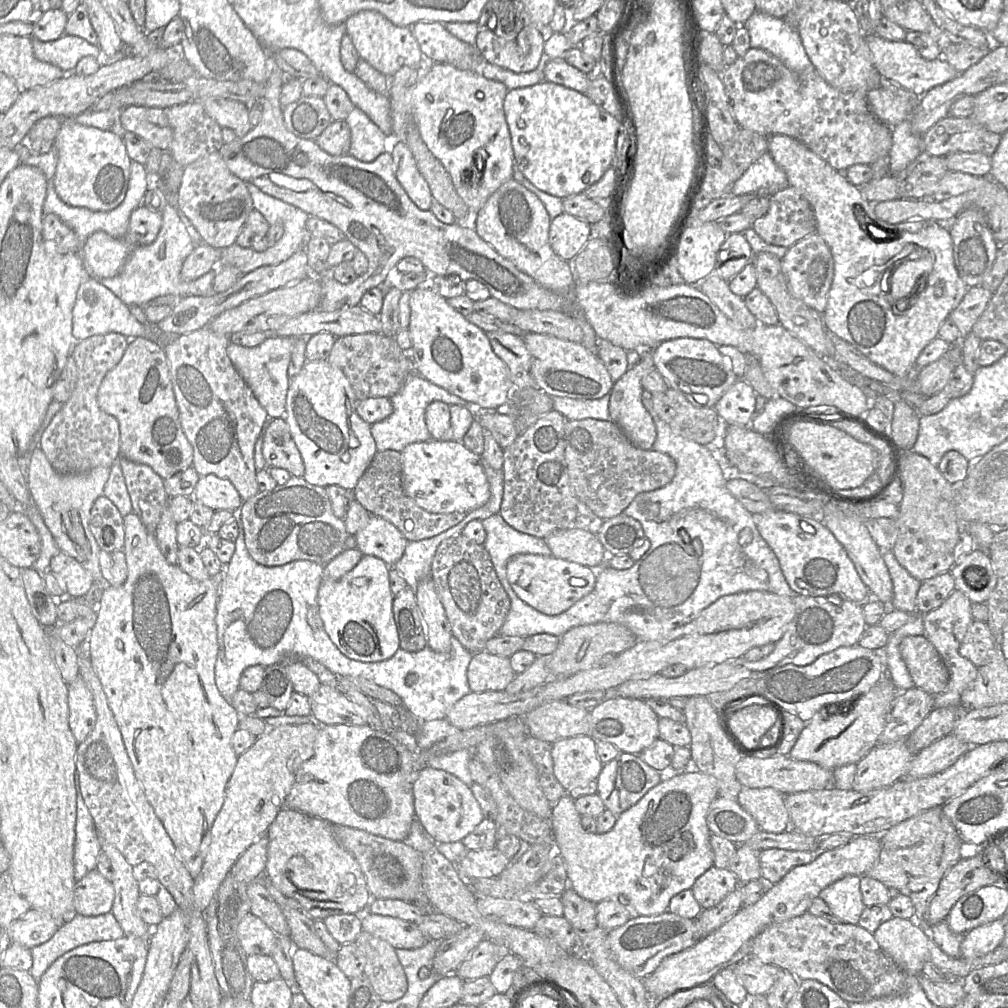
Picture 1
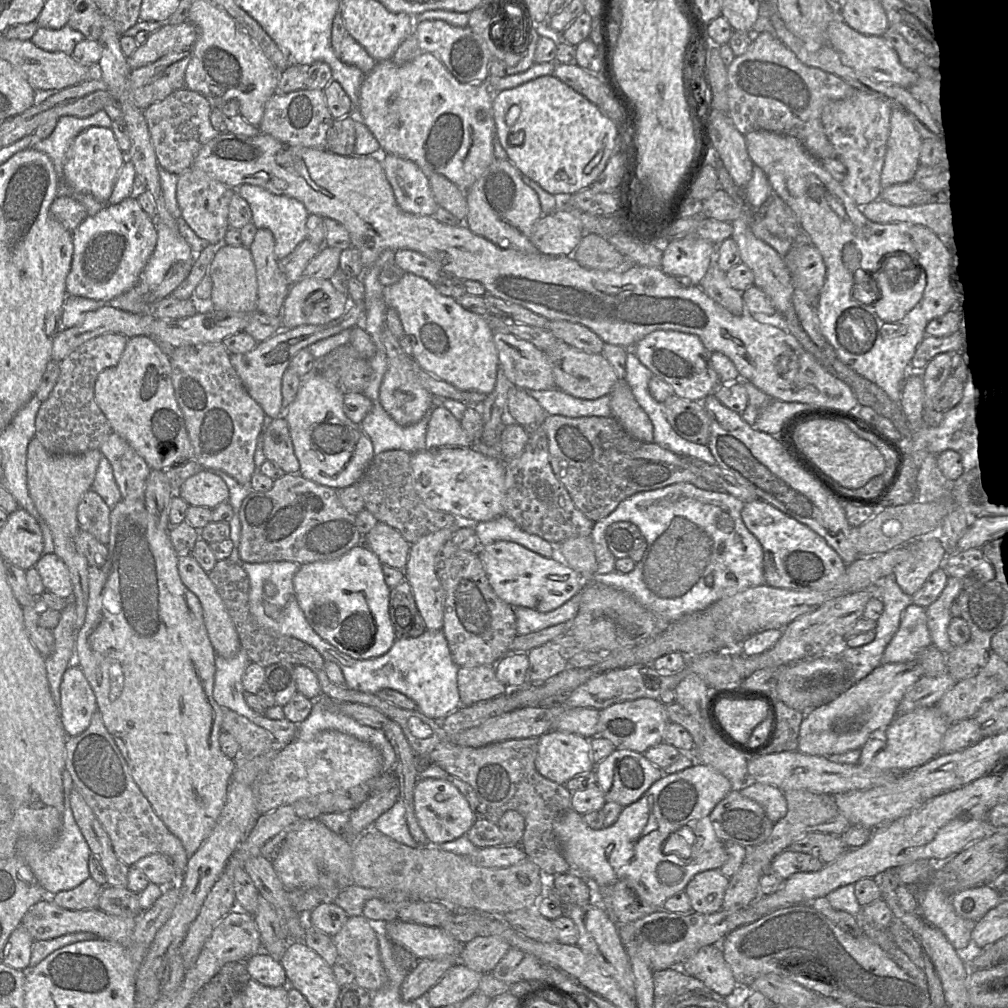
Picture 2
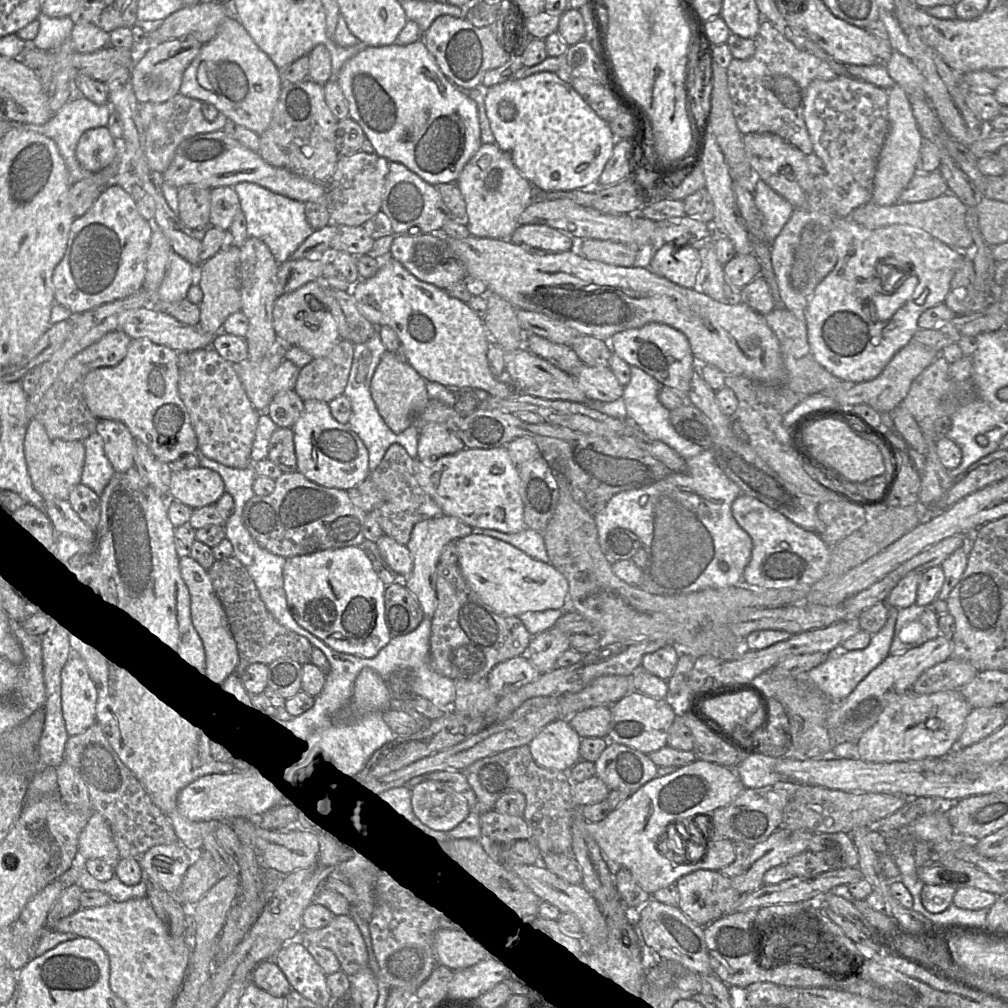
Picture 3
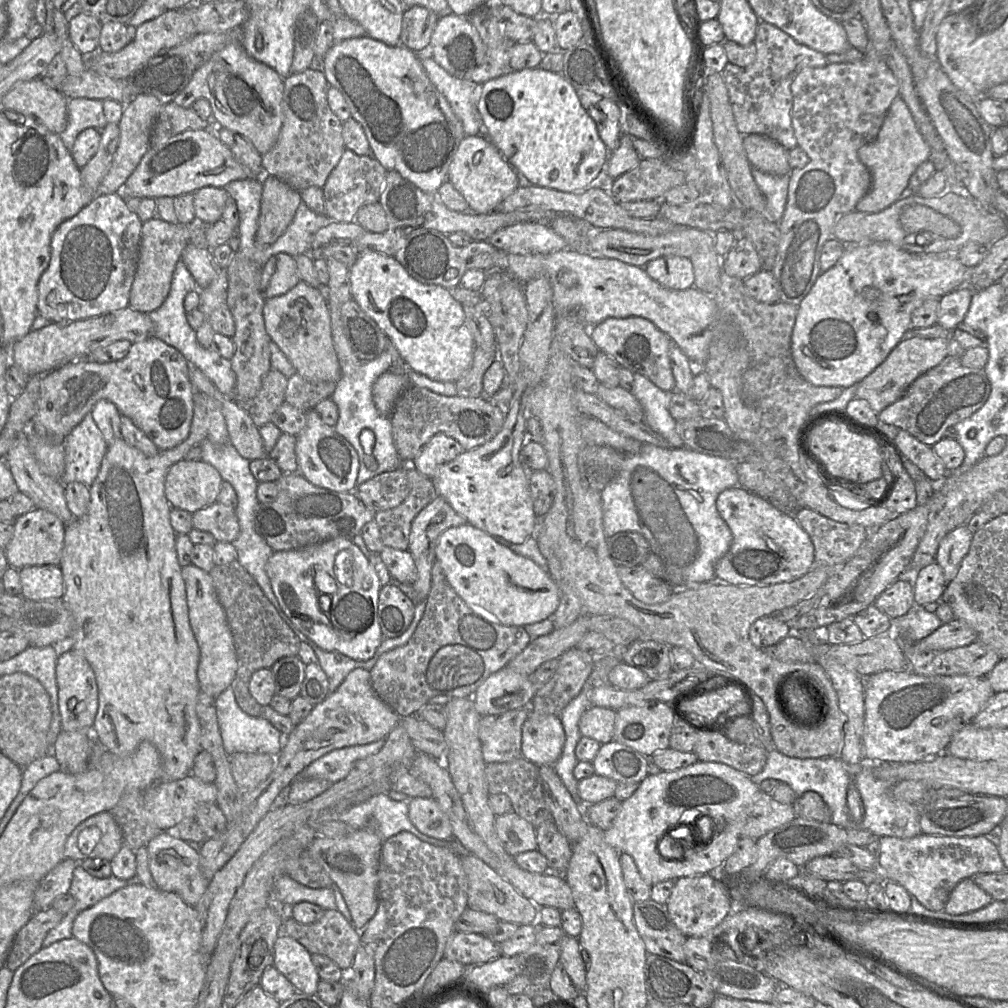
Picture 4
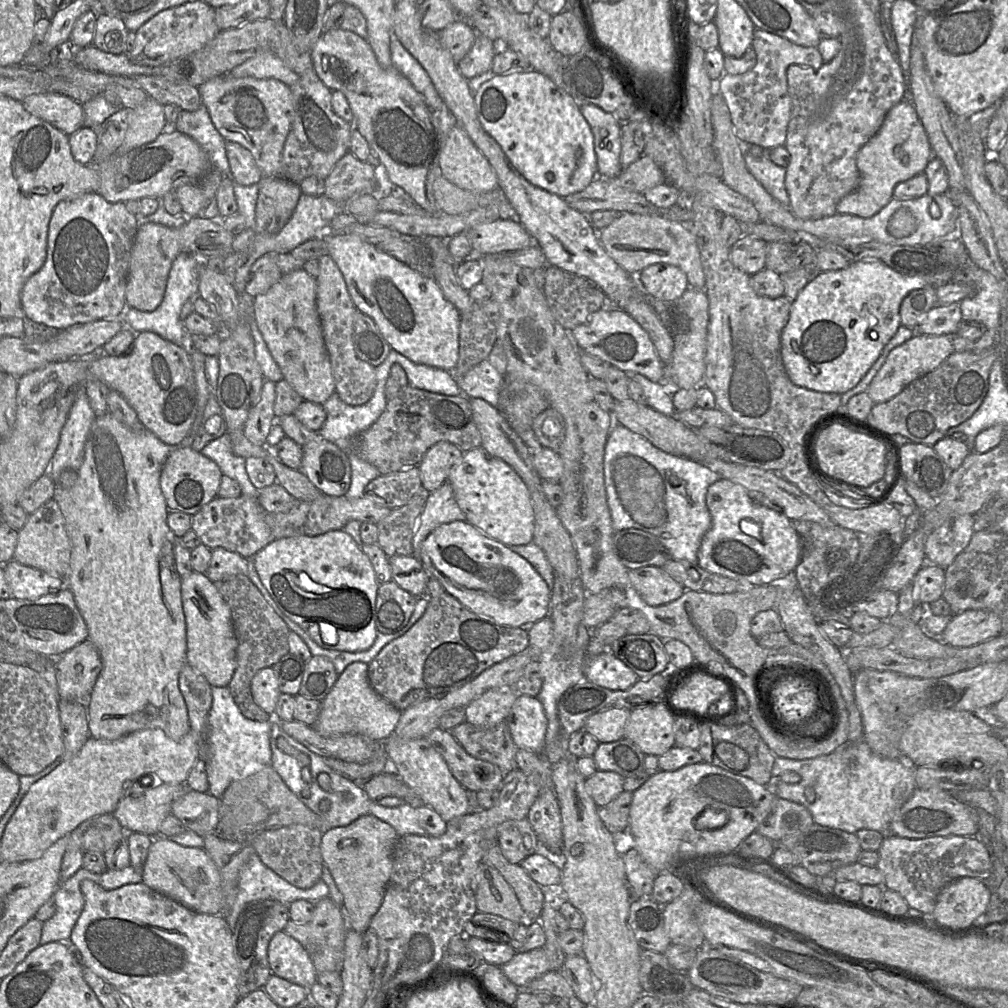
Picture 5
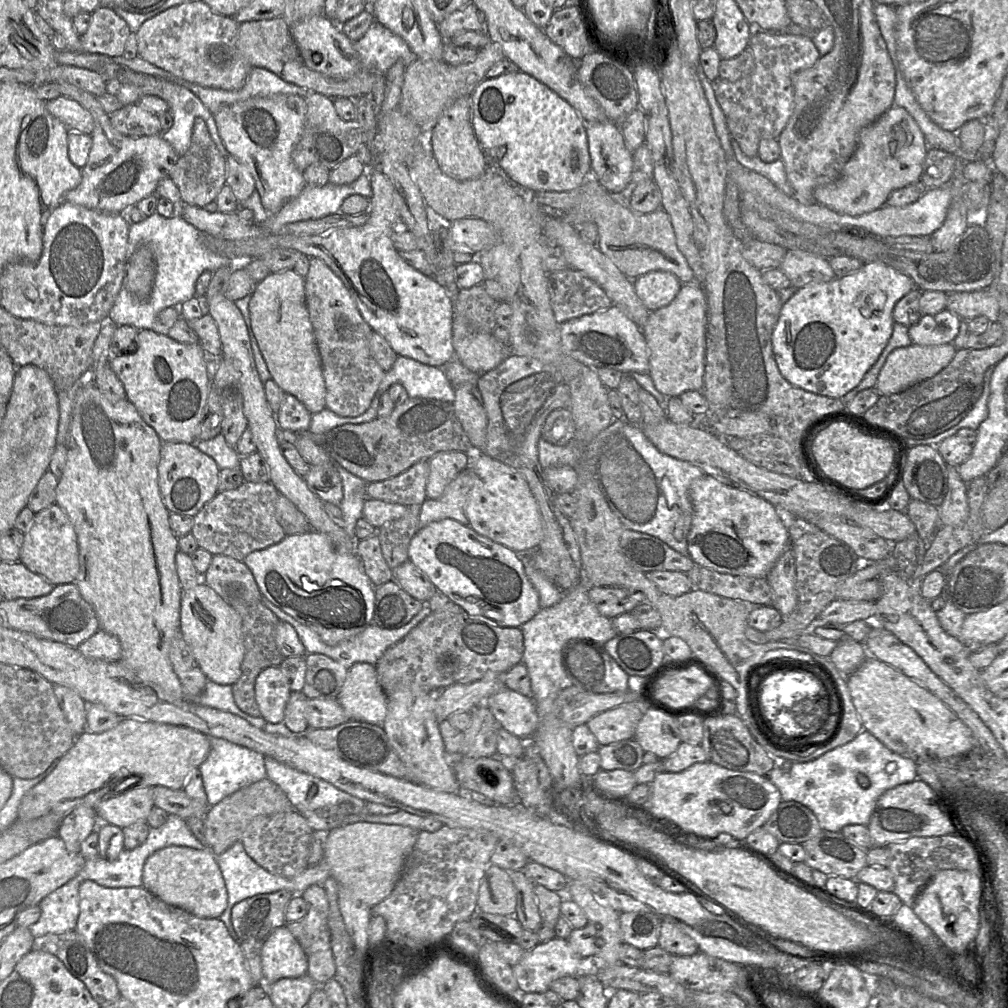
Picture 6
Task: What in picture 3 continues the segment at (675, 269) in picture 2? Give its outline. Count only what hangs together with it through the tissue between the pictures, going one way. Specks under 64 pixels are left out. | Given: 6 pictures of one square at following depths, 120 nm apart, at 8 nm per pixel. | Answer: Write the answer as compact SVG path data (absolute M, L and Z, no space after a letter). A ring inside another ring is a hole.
M660 244L648 268L679 286L694 288L701 268L698 245Z

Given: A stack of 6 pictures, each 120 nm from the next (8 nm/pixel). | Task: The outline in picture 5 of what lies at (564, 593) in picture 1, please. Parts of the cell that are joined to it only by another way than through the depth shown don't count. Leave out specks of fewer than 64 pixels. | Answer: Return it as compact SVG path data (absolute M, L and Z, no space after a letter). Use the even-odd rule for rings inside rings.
M467 520L452 521L433 530L422 543L420 561L430 576L440 581L446 592L472 612L491 617L499 625L520 627L549 615L551 590L535 568L507 545L481 532Z

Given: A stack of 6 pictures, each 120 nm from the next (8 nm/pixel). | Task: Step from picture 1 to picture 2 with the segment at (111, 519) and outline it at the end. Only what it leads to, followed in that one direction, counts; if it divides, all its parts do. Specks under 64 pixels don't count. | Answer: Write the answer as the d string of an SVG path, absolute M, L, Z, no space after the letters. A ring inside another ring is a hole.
M88 490L77 508L77 519L82 530L91 533L99 542L107 544L110 530L111 508L101 496Z

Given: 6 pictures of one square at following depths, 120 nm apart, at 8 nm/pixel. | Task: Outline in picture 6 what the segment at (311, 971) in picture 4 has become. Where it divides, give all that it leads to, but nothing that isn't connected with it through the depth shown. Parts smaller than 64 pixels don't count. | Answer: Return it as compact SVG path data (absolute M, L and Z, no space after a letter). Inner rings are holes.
M276 928L266 939L261 951L261 964L266 986L283 978L307 974L307 956L289 930Z

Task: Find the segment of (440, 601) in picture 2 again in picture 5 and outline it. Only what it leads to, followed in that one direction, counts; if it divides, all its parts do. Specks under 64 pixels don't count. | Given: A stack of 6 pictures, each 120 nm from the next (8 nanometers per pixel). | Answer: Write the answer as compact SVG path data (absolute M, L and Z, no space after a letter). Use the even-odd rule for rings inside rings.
M444 482L430 492L418 518L413 536L413 555L420 559L421 546L426 537L437 527L452 521L465 521L466 516L456 502L452 485Z

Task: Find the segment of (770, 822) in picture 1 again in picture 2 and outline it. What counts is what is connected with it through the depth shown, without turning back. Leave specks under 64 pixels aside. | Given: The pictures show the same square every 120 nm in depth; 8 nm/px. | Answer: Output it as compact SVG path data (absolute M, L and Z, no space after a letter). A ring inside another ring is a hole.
M750 781L740 790L740 793L757 802L773 823L787 814L787 800L784 792L773 785Z

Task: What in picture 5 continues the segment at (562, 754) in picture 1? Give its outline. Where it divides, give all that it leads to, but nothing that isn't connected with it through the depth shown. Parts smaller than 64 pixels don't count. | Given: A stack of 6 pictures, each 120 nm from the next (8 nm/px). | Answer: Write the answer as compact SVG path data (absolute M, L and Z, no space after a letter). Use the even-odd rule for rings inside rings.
M518 694L505 720L518 749L543 752L548 720L537 697Z

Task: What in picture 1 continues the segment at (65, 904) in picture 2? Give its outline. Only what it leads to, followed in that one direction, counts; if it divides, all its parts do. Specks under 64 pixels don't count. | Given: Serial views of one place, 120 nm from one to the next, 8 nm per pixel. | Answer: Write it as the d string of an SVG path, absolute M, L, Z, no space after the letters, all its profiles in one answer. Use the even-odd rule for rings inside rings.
M93 869L74 886L73 913L98 916L111 912L114 894L111 880Z

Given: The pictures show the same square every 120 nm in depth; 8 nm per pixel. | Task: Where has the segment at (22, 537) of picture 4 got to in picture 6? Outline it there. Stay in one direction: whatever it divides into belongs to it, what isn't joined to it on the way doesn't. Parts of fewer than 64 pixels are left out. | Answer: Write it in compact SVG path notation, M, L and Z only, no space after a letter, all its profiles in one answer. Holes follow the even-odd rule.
M56 503L35 513L31 528L24 533L19 561L53 585L75 582L80 568L77 536L69 517Z

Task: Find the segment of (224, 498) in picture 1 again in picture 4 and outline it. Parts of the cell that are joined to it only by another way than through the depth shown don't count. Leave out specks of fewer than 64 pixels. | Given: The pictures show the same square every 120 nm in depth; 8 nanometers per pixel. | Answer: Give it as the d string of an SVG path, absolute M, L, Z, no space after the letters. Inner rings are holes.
M182 459L168 469L165 496L172 508L193 514L217 502L222 478L215 467L202 461Z

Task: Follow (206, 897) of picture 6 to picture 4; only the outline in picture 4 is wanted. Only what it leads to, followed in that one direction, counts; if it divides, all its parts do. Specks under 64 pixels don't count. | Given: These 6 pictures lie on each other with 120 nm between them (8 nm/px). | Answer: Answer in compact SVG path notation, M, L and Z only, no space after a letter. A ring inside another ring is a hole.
M164 831L147 845L149 869L157 887L165 892L173 892L187 904L195 907L206 892L210 880L202 873L200 854L187 842L178 838L173 831Z

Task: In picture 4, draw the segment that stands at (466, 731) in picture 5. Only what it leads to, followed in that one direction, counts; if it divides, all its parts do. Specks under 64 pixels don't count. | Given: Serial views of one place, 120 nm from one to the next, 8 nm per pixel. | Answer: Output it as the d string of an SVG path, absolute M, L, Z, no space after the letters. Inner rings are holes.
M531 703L501 714L481 716L478 733L486 764L522 755L522 727L530 713Z

